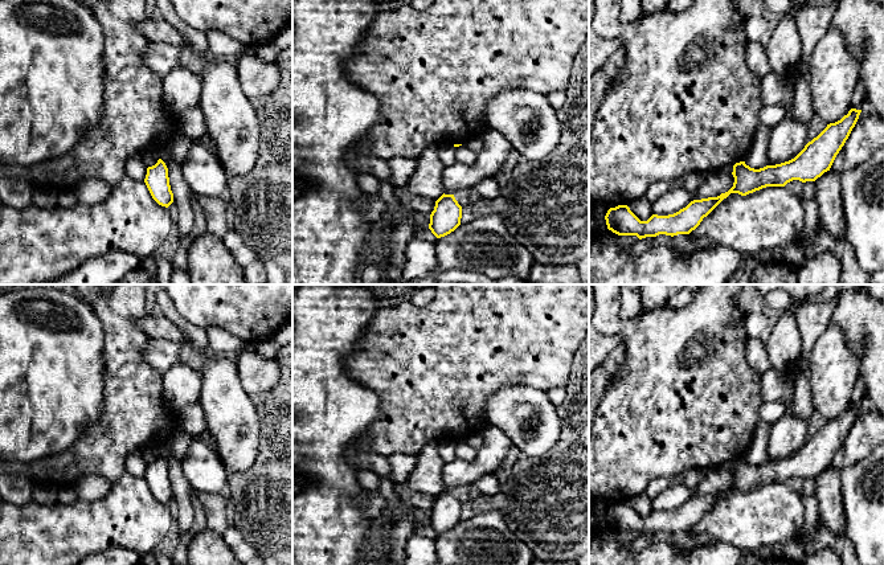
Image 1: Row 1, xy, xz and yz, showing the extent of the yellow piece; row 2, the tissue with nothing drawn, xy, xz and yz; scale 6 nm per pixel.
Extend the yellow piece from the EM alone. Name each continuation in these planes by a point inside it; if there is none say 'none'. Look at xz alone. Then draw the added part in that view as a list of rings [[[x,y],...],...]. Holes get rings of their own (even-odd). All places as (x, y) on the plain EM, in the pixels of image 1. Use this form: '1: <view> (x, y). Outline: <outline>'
none

